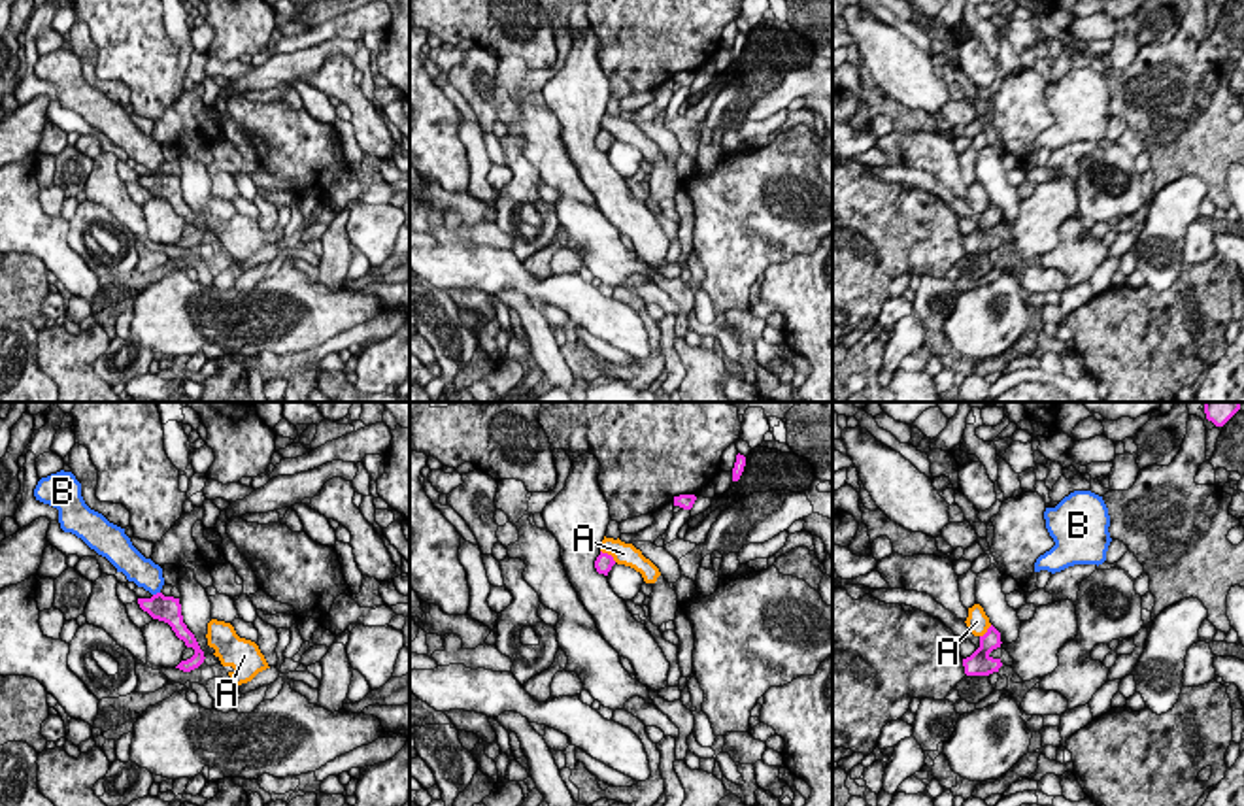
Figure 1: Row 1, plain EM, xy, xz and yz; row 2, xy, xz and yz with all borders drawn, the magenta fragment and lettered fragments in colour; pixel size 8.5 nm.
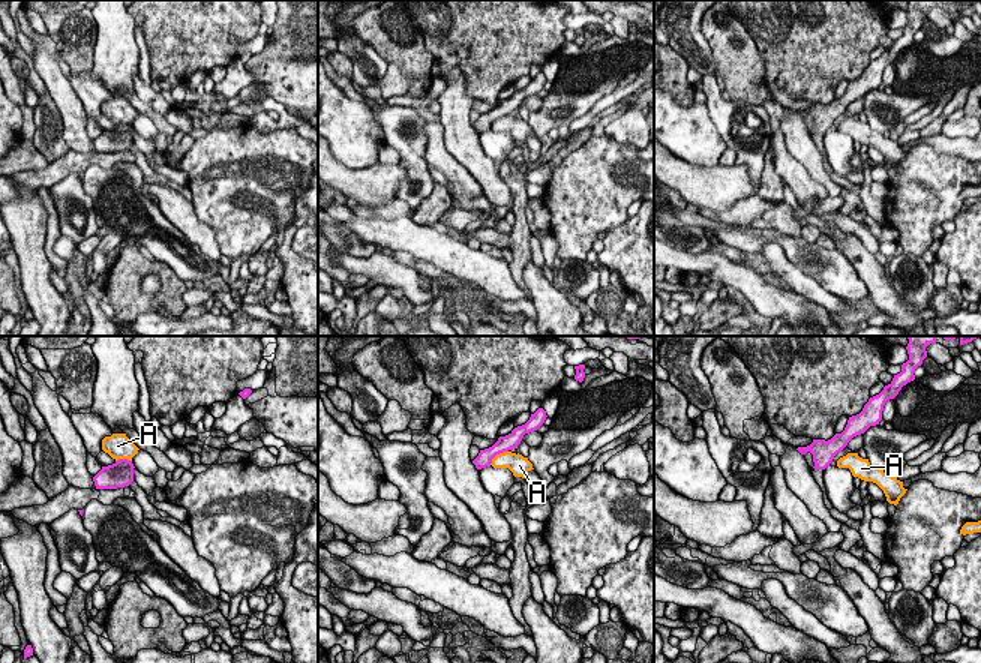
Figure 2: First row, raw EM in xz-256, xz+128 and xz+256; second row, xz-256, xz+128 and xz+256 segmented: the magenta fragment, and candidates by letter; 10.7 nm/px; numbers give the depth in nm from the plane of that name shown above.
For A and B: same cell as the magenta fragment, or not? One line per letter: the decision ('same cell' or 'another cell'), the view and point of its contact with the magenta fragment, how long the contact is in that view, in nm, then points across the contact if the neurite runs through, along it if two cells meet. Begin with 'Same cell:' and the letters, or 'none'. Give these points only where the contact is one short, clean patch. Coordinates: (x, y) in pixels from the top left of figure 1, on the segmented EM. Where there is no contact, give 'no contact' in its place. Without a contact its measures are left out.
Same cell: none
A: another cell; meets magenta in xz at (606, 554); contact 180 nm long
B: another cell; meets magenta in xy at (157, 593); contact 70 nm long

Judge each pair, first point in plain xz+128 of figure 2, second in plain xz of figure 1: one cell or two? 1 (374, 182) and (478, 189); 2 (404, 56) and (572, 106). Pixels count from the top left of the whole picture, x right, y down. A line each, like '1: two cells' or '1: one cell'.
1: two cells
2: two cells

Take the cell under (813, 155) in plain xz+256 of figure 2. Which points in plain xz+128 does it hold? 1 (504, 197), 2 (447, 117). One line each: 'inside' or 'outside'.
1: inside
2: inside

